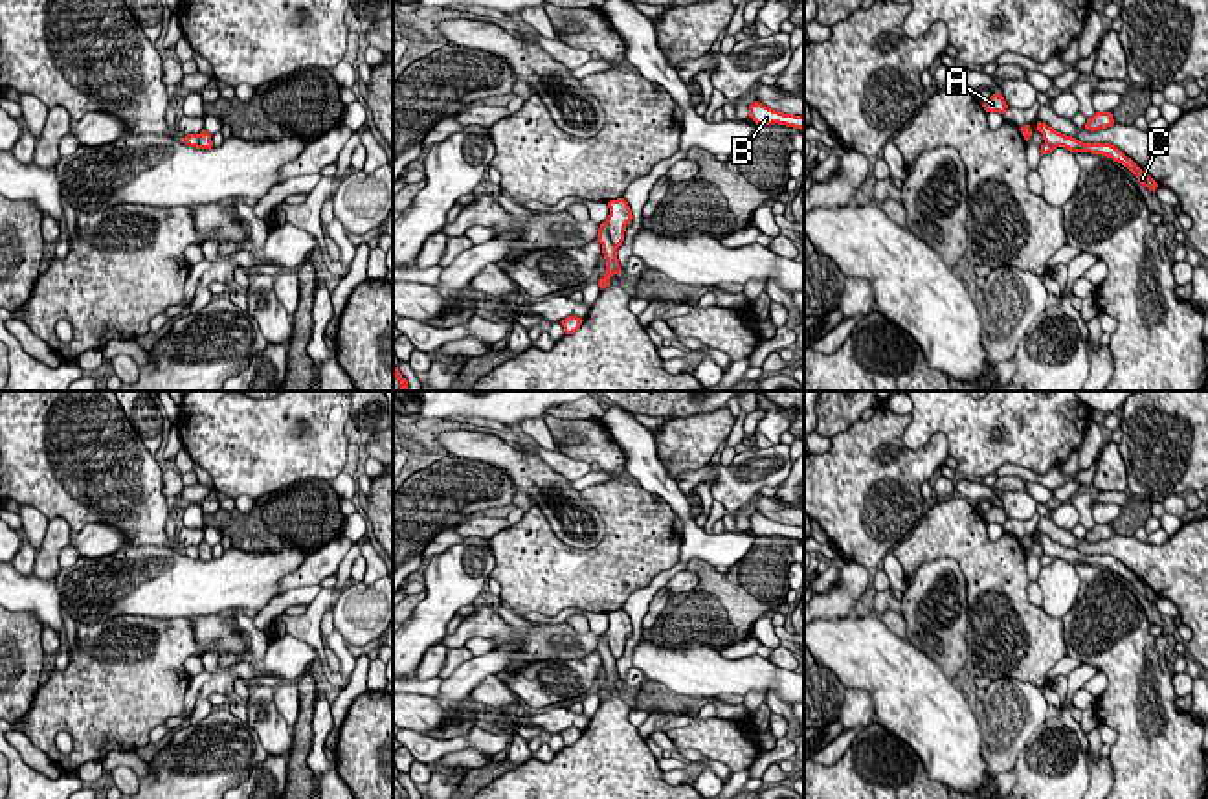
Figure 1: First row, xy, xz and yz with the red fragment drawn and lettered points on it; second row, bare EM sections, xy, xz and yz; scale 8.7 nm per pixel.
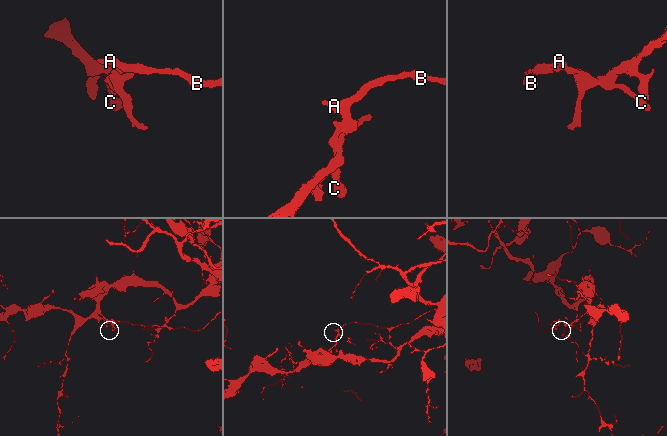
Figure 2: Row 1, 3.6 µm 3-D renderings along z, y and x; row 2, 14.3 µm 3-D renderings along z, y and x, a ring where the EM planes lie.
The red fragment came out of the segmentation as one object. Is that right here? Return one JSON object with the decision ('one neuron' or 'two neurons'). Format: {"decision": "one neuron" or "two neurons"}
{"decision": "two neurons"}

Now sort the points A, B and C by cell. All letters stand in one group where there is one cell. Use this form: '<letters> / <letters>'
A B / C

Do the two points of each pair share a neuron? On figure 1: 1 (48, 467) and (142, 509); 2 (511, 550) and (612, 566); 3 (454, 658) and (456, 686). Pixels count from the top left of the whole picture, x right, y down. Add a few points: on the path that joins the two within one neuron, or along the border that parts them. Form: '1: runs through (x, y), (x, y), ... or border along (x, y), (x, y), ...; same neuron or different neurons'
1: runs through (72, 467), (92, 467), (118, 485); same neuron
2: runs through (536, 566), (586, 566); same neuron
3: border along (472, 656), (443, 680); different neurons

